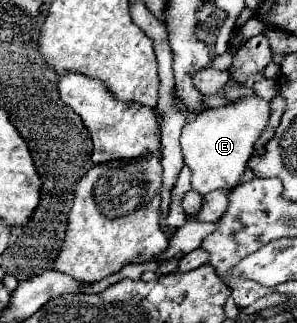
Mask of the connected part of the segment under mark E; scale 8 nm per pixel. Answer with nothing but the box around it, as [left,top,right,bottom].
[181,97,269,195]

